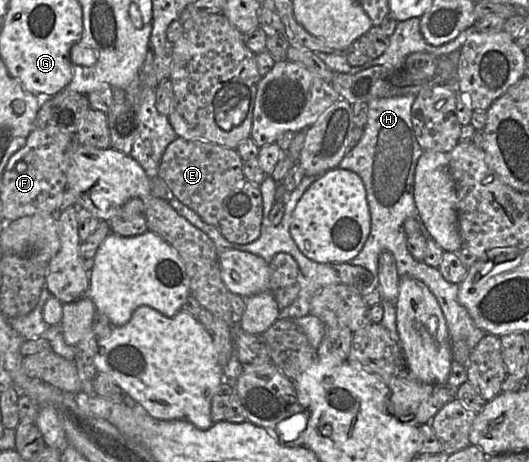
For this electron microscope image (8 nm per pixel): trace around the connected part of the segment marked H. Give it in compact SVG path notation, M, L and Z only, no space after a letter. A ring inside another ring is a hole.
M409 94L375 98L368 102L368 120L363 134L338 165L341 169L357 173L362 179L371 215L368 238L358 255L347 263L362 266L378 277L379 256L383 251L389 251L395 259L400 277L408 276L422 281L435 296L446 319L451 340L463 340L472 350L486 332L476 326L467 309L460 304L459 284L448 282L437 268L416 260L407 248L407 235L403 224L409 217L418 220L426 240L432 239L419 216L414 200L415 168L424 152L416 139L411 121L411 109L415 98L415 95Z

